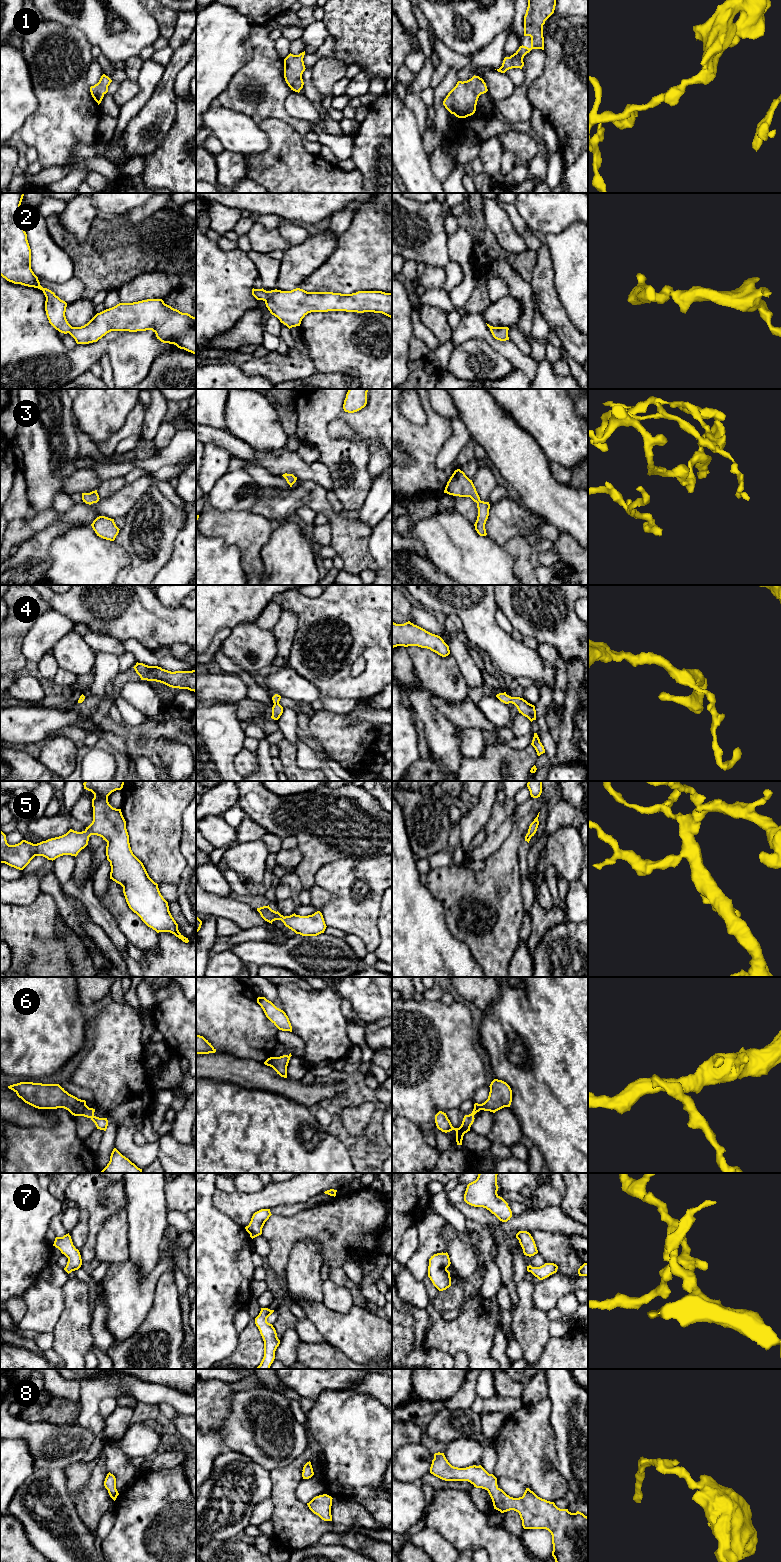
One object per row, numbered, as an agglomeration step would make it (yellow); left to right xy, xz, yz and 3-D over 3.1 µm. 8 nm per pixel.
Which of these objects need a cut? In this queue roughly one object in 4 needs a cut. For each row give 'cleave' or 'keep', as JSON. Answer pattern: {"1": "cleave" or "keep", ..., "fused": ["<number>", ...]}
{"1": "keep", "2": "keep", "3": "keep", "4": "keep", "5": "keep", "6": "keep", "7": "keep", "8": "keep", "fused": []}

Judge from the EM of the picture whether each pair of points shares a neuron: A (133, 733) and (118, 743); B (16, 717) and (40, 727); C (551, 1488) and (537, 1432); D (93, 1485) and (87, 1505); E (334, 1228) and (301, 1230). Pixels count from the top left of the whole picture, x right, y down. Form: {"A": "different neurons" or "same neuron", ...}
{"A": "different neurons", "B": "same neuron", "C": "same neuron", "D": "same neuron", "E": "same neuron"}

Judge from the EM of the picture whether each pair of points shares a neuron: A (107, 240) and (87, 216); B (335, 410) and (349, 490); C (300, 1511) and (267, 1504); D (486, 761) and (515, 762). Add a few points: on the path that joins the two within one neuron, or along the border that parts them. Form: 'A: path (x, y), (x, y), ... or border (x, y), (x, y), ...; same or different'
A: border (97, 219), (83, 239), (77, 239), (72, 234); different
B: path (323, 430), (323, 441), (336, 454), (337, 470); same
C: border (271, 1498), (273, 1513), (270, 1520); different
D: path (493, 757), (508, 757); same

